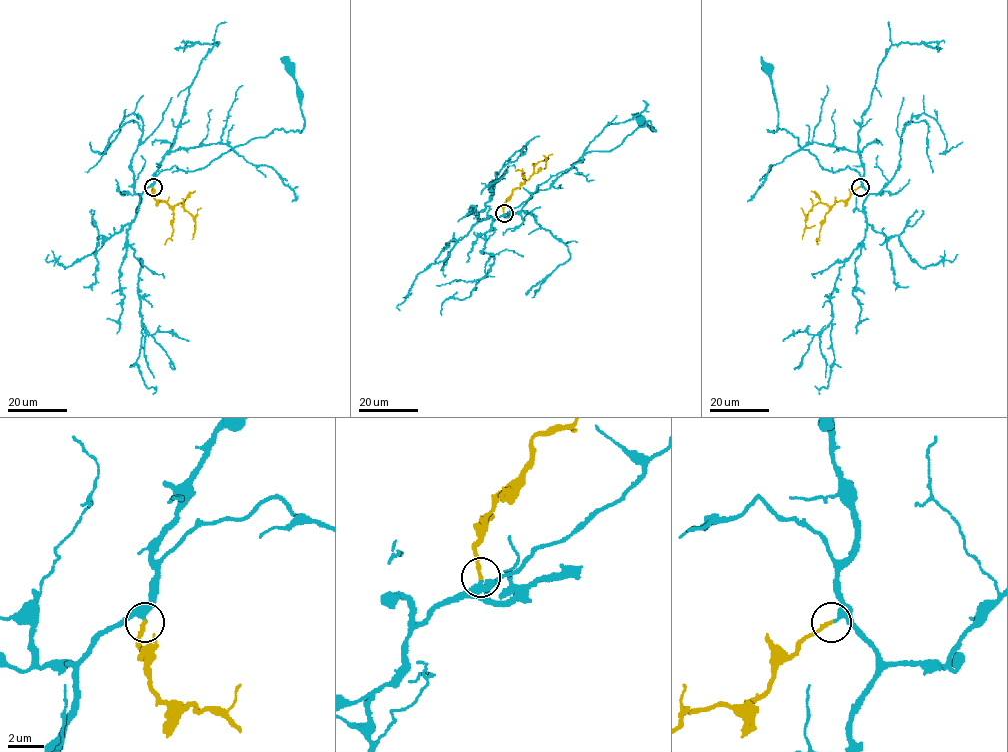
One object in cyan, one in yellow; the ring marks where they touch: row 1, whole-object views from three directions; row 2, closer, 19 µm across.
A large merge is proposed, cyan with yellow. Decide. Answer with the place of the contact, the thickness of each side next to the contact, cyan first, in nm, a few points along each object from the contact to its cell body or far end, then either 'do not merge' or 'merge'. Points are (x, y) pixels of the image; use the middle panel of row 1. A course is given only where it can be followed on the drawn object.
place (504, 213); calibres 260 and 200 nm; course cyan (504, 213), (521, 205), (551, 177), (570, 169), (586, 153), (611, 151), (648, 121), (655, 131), (642, 122); course yellow (504, 213), (504, 203), (513, 189), (533, 173), (534, 166), (547, 158), (543, 155); merge

